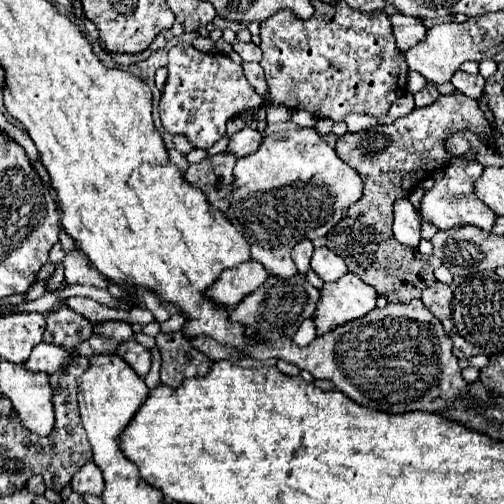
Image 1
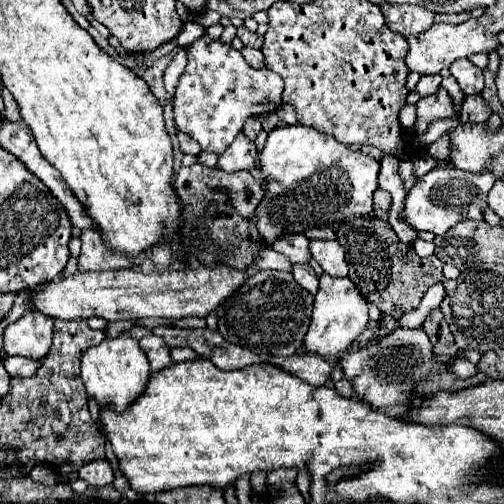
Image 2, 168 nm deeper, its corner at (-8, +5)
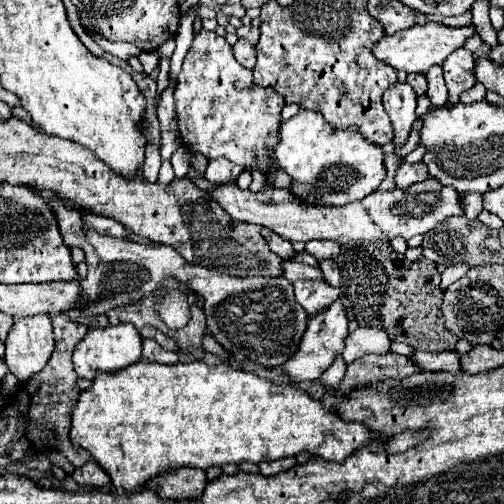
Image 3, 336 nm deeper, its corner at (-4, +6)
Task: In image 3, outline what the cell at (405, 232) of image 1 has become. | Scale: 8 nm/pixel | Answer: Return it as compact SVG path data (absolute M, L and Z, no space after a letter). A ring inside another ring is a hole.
M394 84L384 92L384 108L394 126L394 146L402 146L408 140L412 122L416 120L417 95L410 84Z

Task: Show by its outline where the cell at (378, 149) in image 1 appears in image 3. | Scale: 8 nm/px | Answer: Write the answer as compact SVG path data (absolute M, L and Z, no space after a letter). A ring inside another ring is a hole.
M432 66L426 72L426 80L428 80L428 96L432 100L434 106L442 106L448 102L448 88L444 76L442 76L442 66Z

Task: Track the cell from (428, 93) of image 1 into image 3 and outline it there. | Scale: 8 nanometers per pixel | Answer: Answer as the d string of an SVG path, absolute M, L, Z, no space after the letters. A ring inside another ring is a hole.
M408 74L406 82L416 90L416 94L418 94L418 96L426 94L426 84L428 84L428 82L426 82L424 74Z

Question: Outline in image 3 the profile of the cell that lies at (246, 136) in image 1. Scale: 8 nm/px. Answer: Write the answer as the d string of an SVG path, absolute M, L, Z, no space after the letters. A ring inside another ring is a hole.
M218 158L218 160L210 160L208 168L206 168L206 180L210 180L212 184L226 184L230 180L236 180L242 174L240 166L232 164L226 158Z

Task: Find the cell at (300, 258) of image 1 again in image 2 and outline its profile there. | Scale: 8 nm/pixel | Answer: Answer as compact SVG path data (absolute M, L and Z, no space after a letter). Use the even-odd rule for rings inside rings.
M306 235L280 237L280 239L276 239L272 249L286 255L290 263L308 263L312 259L312 255L310 255L310 239Z

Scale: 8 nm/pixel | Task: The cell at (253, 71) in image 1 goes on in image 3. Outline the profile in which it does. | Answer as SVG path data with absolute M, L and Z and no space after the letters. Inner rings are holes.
M238 40L234 44L234 56L240 64L244 64L246 68L254 68L256 64L256 54L254 54L254 46L250 42L244 42L244 40Z

